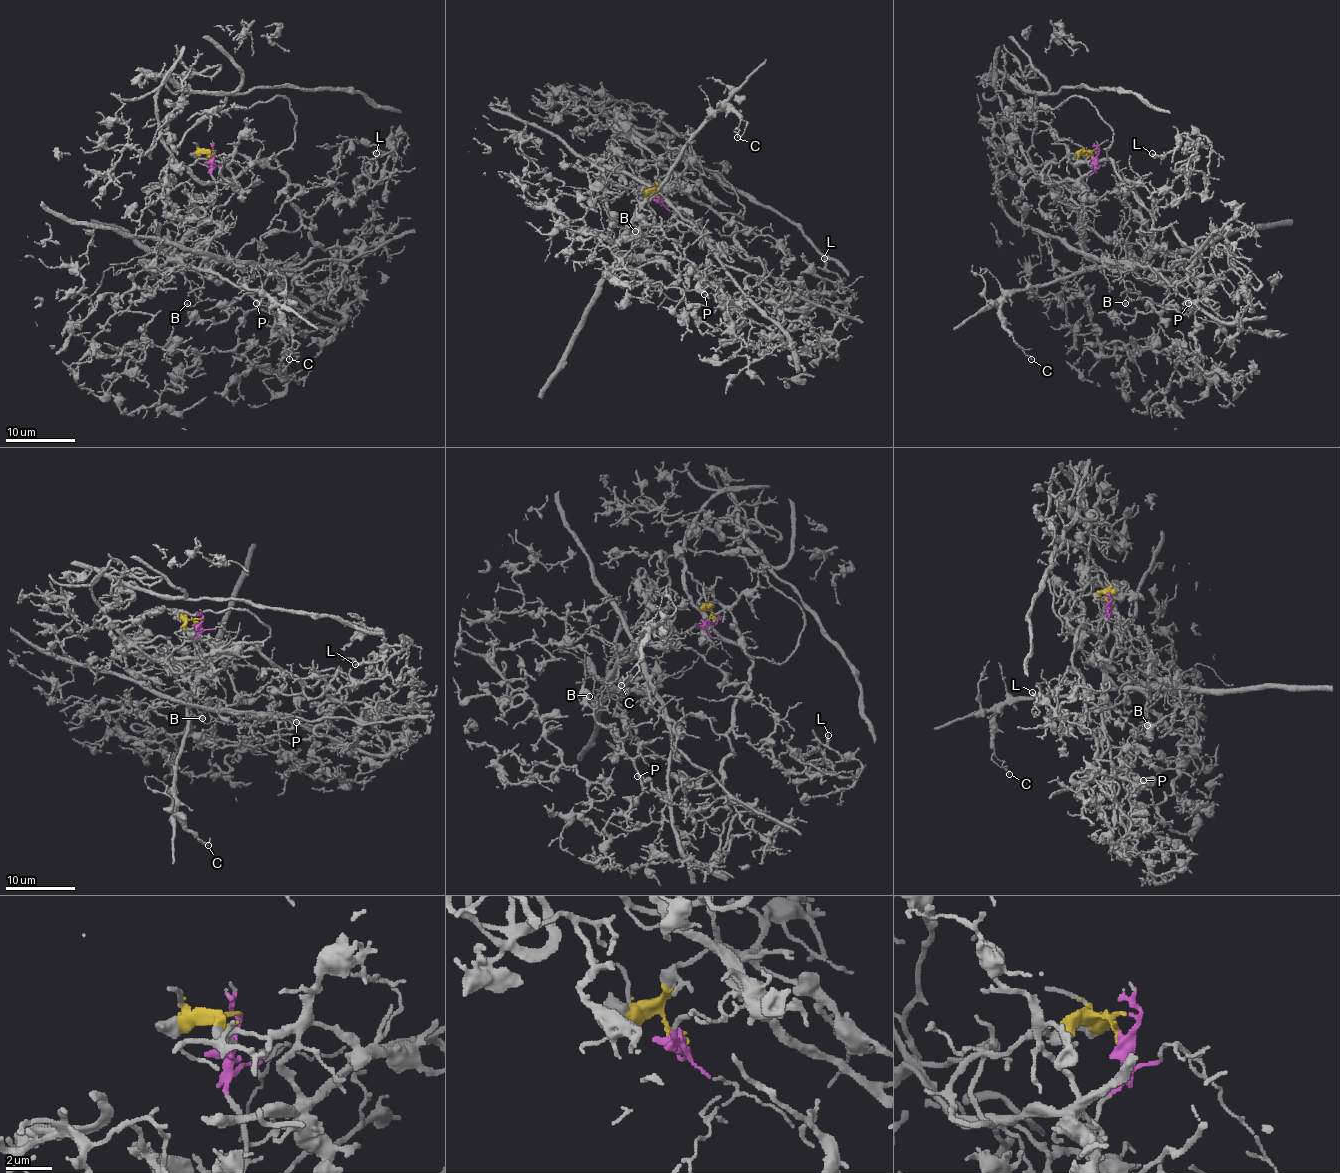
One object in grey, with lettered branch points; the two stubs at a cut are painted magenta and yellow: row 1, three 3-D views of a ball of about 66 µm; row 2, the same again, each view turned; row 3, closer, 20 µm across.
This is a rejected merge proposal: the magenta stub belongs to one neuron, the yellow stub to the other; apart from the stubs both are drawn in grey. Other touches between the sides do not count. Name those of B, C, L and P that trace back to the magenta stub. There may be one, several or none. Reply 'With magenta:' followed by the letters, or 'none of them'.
With magenta: B, C

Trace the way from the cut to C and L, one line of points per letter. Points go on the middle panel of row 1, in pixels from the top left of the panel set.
C: (657, 199), (678, 214), (659, 247), (626, 256), (621, 233), (692, 134), (725, 107), (740, 119), (737, 138)
L: (657, 199), (659, 179), (681, 173), (780, 282), (848, 304), (851, 292), (823, 257)

